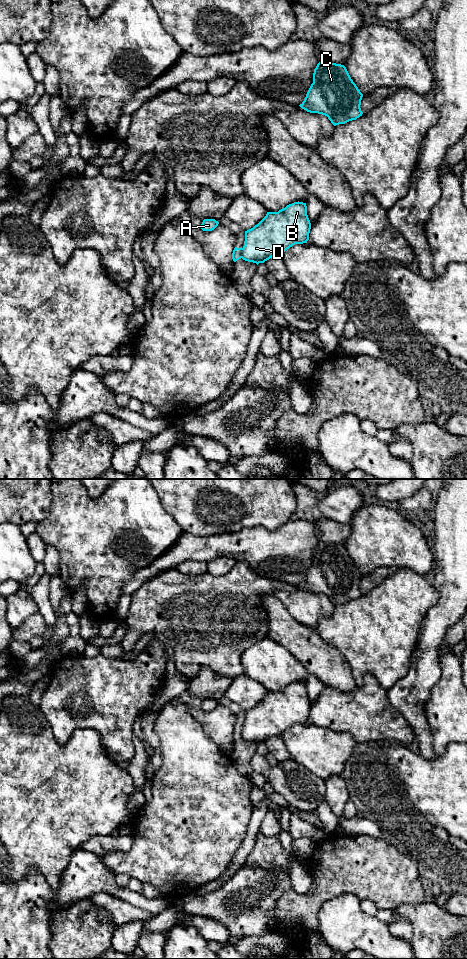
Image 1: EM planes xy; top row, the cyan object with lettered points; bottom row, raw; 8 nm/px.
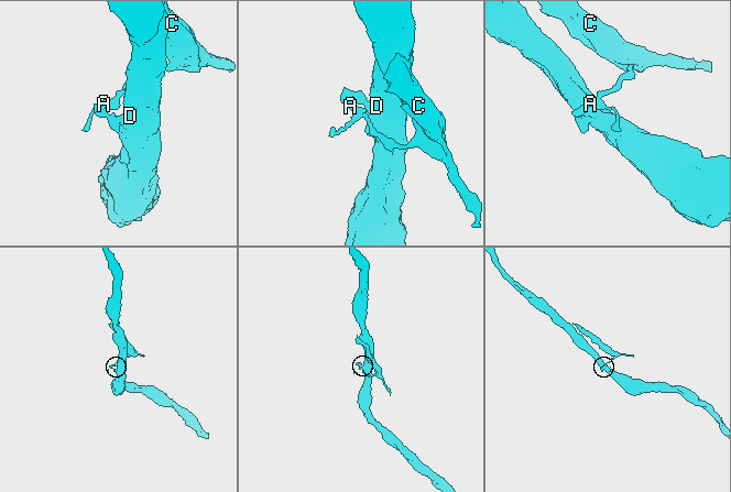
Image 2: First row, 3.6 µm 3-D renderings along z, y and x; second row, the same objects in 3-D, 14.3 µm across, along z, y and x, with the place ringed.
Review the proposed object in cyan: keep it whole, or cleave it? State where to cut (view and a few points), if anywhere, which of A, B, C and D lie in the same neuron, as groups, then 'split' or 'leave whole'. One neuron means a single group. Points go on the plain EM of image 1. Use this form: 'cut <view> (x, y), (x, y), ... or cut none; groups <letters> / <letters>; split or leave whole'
cut xy (241, 728), (242, 737); groups A C / B D; split

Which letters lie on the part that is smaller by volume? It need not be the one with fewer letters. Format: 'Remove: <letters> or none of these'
Remove: A, C

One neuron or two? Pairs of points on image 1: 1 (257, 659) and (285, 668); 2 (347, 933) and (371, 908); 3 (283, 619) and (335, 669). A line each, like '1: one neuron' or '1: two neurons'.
1: one neuron
2: two neurons
3: one neuron

